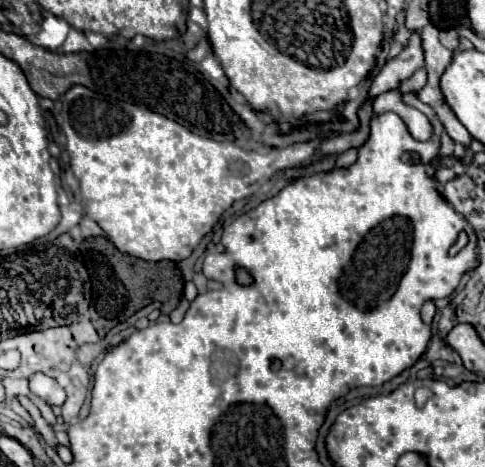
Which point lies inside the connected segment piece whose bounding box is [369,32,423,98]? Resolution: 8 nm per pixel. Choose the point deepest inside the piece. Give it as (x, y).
(411, 59)

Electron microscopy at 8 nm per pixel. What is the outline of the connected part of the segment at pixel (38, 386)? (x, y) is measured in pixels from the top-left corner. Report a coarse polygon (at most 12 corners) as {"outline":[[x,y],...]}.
{"outline":[[35,372],[29,388],[51,406],[65,402],[66,376]]}

